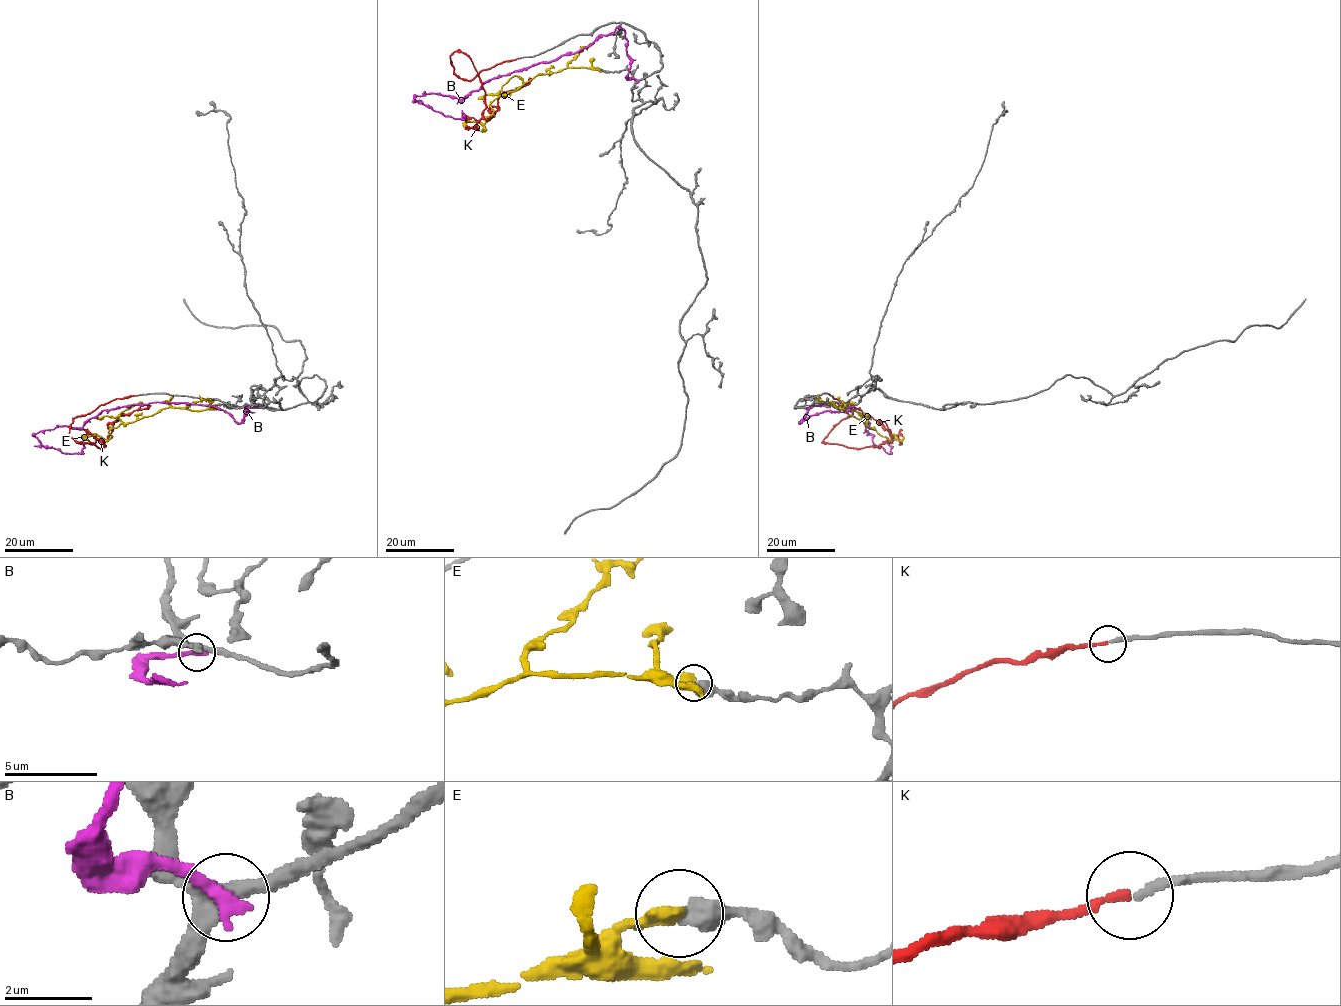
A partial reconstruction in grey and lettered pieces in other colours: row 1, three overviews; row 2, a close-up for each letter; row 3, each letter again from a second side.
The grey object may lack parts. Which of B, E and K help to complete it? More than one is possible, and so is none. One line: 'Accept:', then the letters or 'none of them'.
Accept: K

